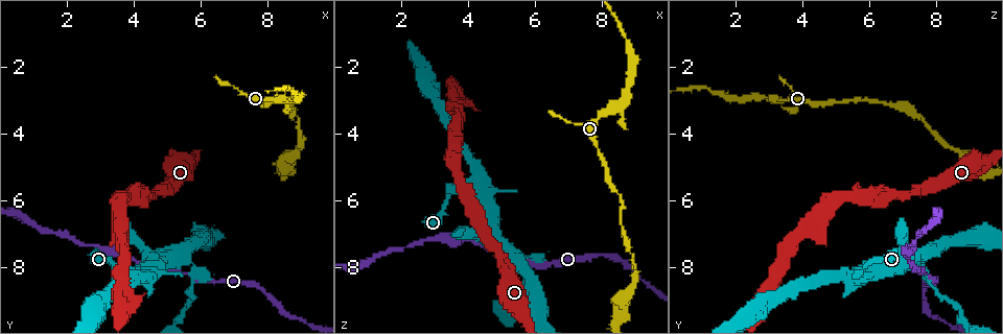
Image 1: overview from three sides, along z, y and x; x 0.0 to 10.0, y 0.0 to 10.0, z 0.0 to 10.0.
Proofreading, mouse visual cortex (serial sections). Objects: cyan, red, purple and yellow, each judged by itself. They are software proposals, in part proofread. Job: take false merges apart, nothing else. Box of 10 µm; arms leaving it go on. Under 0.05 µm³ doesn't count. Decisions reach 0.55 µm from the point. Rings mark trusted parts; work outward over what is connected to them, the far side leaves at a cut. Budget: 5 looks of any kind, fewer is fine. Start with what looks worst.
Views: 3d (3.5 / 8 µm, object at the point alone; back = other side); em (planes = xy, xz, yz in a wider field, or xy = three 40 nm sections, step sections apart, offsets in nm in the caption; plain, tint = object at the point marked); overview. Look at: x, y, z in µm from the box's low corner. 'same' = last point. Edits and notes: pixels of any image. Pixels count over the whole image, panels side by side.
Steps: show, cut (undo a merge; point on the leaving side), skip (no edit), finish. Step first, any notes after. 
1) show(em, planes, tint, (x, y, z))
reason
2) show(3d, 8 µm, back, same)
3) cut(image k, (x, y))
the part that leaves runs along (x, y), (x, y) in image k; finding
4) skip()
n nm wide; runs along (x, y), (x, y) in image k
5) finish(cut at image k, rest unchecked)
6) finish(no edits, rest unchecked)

show(3d, 3.5 µm, (4.10, 8.30, 5.65))
sudden change in width

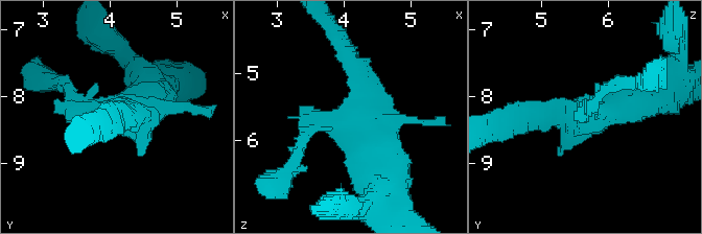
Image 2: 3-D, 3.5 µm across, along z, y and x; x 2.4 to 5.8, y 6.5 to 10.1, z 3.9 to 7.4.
show(em, planes, tint, (4.15, 8.25, 5.70))
now the EM

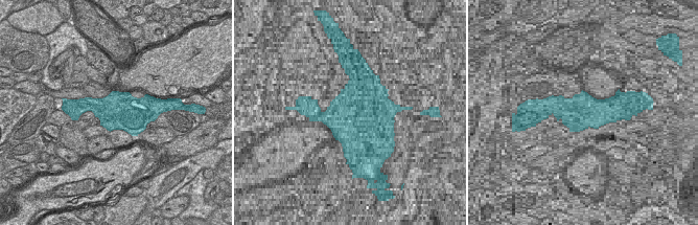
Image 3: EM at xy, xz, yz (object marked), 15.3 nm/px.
skip()
600 nm wide; runs along (300, 139), (309, 122), (354, 120), (379, 179) in image 2; one cell here

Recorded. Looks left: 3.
show(3d, 3.5 µm, (5.45, 7.75, 7.65))

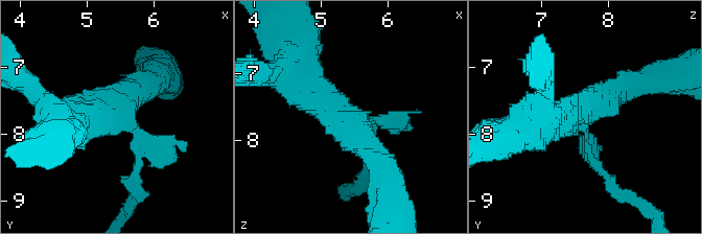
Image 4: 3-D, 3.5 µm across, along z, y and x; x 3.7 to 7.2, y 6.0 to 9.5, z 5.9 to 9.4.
show(em, xy, step 1, tint, (5.40, 7.70, 7.65))
3 arms; arms of 150, 400, 400 nm

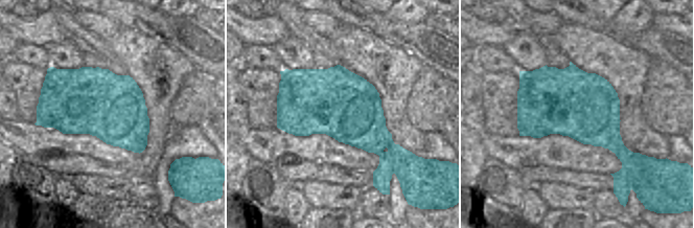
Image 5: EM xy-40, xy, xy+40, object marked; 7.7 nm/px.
show(em, xy, step 5, tint, same)

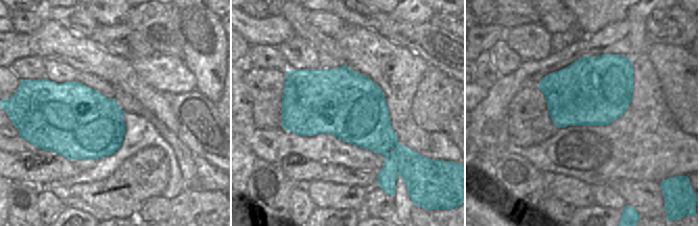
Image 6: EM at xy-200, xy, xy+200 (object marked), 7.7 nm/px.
skip()
runs along (293, 77), (382, 165) in image 4; continuous, no second cell

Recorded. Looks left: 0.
finish(no edits, rest unchecked)

